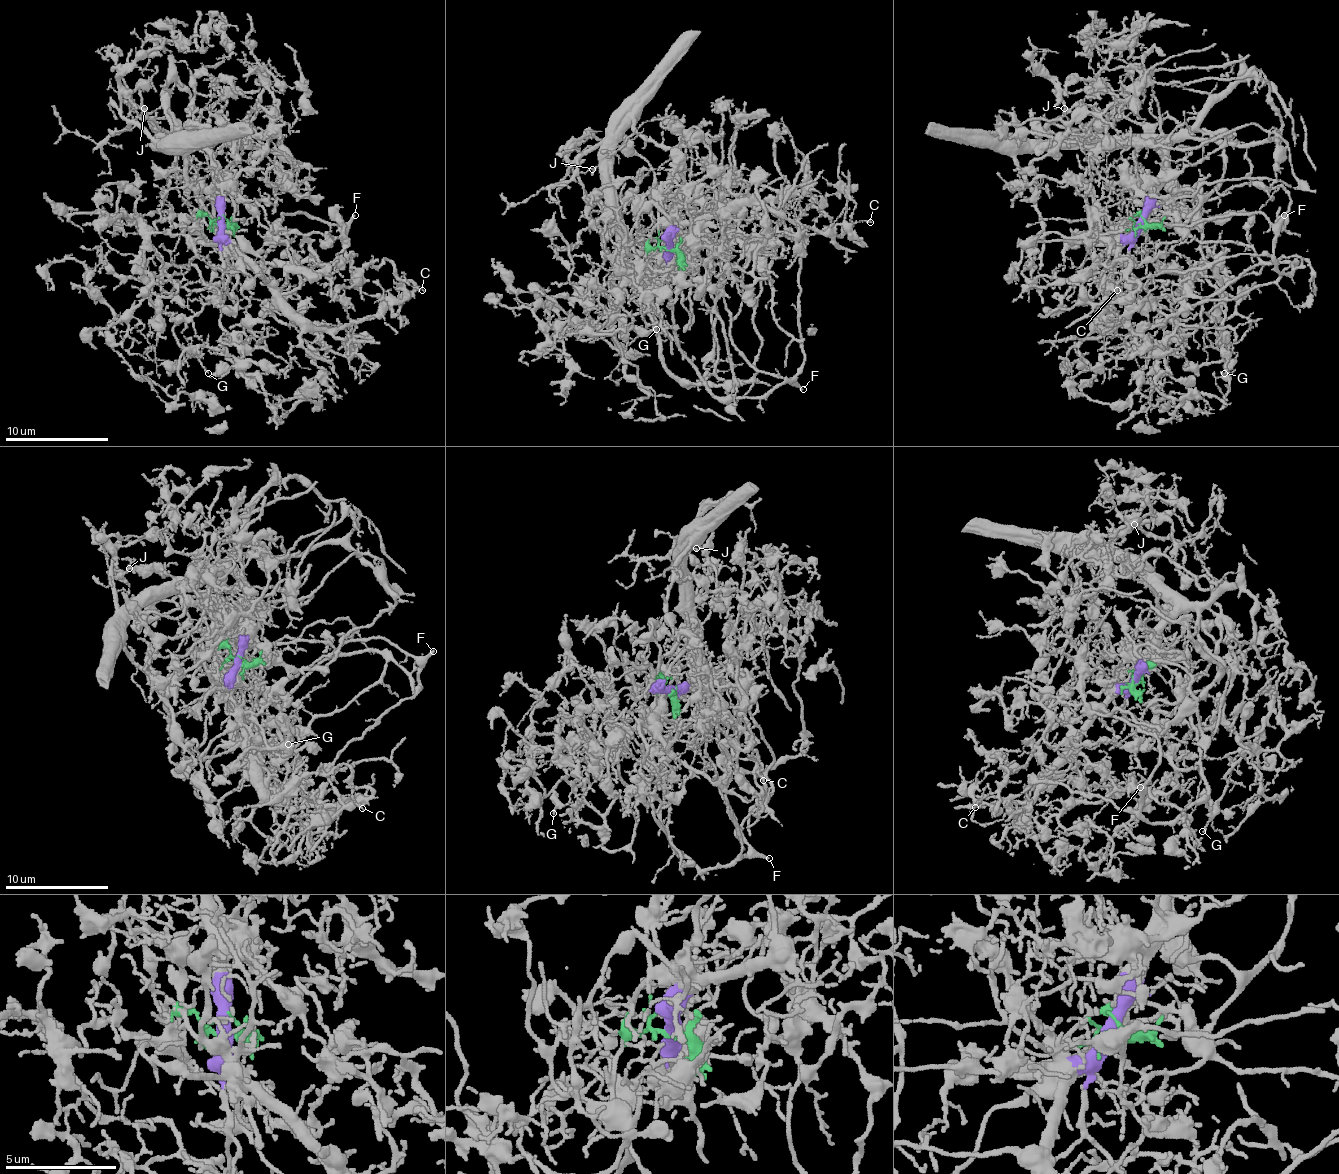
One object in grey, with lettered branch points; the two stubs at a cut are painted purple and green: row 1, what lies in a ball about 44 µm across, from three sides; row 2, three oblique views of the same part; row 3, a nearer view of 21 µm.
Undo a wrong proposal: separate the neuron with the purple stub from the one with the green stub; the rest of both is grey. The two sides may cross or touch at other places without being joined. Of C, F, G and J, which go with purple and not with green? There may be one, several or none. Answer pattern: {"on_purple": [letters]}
{"on_purple": ["J"]}

